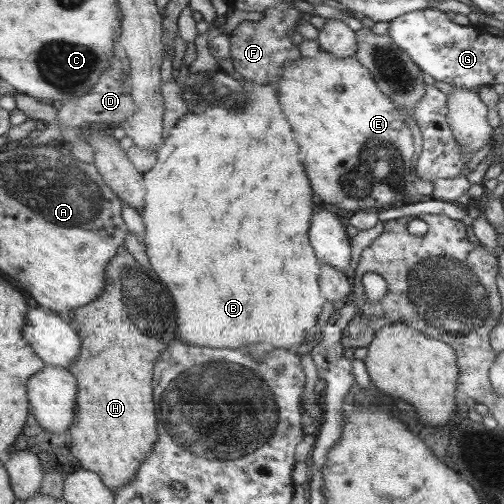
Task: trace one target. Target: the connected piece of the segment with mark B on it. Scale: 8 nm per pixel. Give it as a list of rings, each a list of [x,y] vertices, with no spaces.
[[[243,80],[241,84],[247,90],[247,100],[243,108],[239,108],[237,112],[231,112],[231,110],[225,110],[226,106],[222,104],[207,108],[203,112],[188,112],[178,118],[167,138],[159,145],[156,163],[143,174],[145,192],[141,221],[145,227],[145,238],[143,238],[145,253],[155,274],[153,281],[160,283],[161,280],[169,288],[169,292],[173,292],[173,300],[171,295],[165,295],[165,298],[161,300],[171,300],[171,303],[177,306],[177,324],[181,324],[181,336],[177,336],[179,342],[189,345],[205,344],[208,348],[239,348],[245,344],[263,342],[263,344],[269,344],[271,349],[291,350],[299,346],[299,342],[305,340],[307,328],[315,326],[315,318],[323,306],[320,288],[317,288],[319,264],[317,264],[316,256],[313,256],[311,246],[307,244],[307,228],[309,228],[309,218],[313,212],[313,200],[311,200],[313,196],[309,190],[309,180],[305,178],[303,166],[297,158],[299,148],[293,140],[293,132],[289,124],[285,122],[283,112],[279,110],[275,88],[273,86],[249,86],[253,82],[243,82]]]

